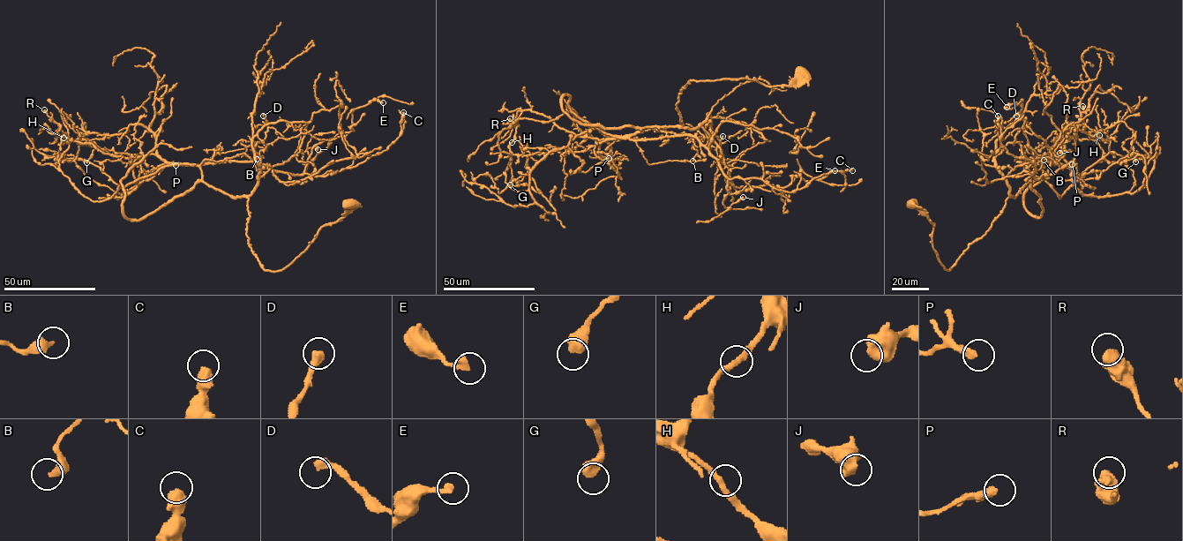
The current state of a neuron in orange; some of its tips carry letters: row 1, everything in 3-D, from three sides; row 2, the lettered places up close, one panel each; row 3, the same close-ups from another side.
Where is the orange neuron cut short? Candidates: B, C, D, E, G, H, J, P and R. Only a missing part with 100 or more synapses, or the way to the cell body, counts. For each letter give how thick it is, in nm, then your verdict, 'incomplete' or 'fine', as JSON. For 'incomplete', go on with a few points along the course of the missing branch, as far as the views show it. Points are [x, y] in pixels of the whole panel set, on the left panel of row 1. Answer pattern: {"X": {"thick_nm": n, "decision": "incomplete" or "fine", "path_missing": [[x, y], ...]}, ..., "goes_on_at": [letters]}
{"B": {"thick_nm": 400, "decision": "fine"}, "C": {"thick_nm": 550, "decision": "fine"}, "D": {"thick_nm": 380, "decision": "fine"}, "E": {"thick_nm": 280, "decision": "fine"}, "G": {"thick_nm": 550, "decision": "fine"}, "H": {"thick_nm": 260, "decision": "fine"}, "J": {"thick_nm": 650, "decision": "fine"}, "P": {"thick_nm": 340, "decision": "fine"}, "R": {"thick_nm": 650, "decision": "fine"}, "goes_on_at": []}

